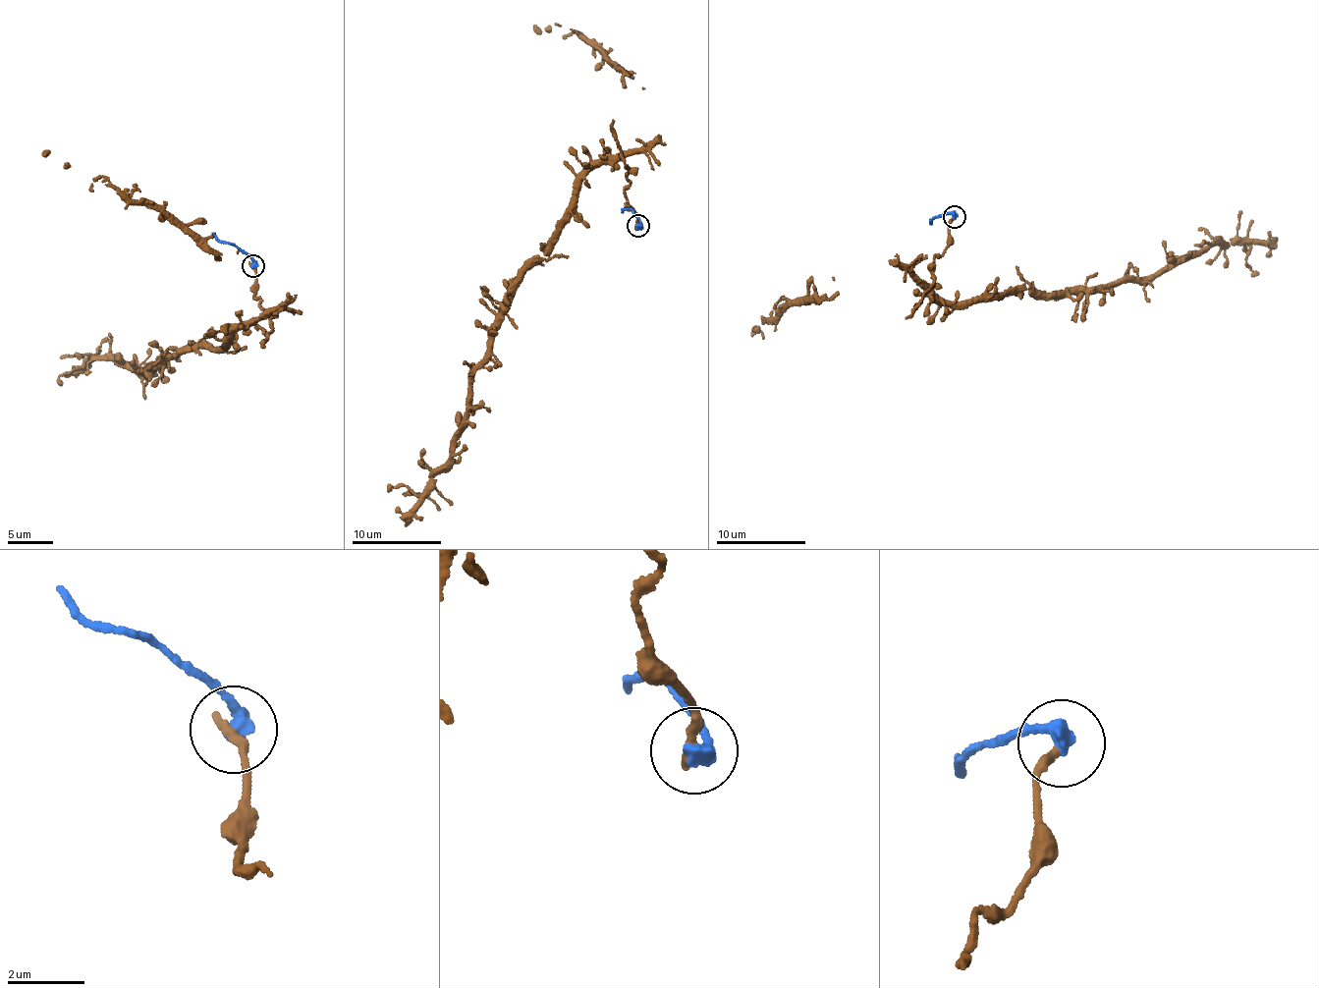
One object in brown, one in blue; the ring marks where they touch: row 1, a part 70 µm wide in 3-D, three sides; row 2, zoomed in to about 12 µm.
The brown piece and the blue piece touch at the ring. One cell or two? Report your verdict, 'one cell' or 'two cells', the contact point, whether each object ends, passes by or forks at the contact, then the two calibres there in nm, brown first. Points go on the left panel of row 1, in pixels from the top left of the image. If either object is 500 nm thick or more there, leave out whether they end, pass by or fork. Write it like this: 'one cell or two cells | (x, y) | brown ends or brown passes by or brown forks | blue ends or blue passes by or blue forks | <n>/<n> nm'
two cells | (252, 265) | brown ends | blue ends | 260/440 nm

